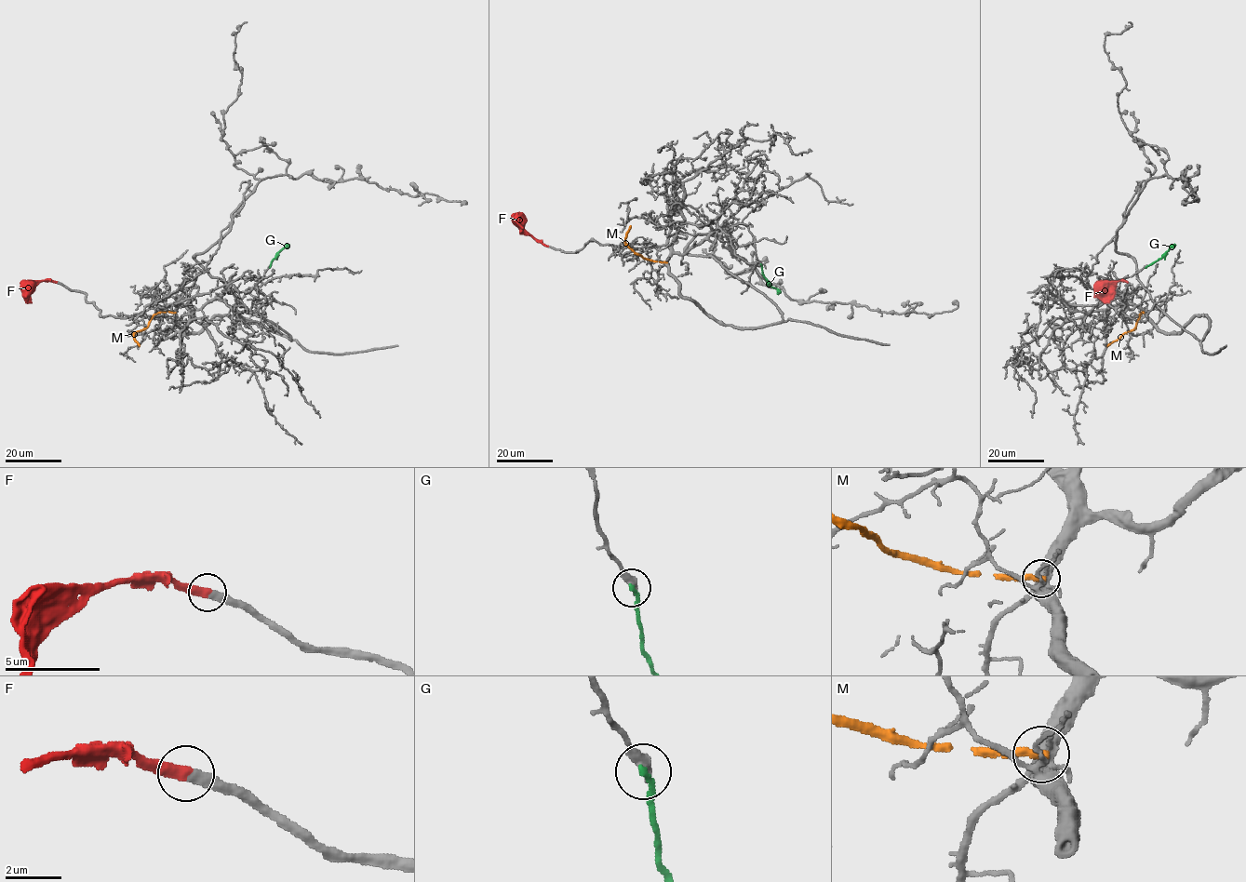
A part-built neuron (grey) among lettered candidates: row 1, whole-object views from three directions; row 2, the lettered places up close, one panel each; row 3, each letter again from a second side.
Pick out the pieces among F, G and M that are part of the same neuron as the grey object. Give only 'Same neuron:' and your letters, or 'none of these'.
Same neuron: F

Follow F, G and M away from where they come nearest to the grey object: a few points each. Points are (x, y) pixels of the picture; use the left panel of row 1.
F: (56, 282), (33, 281), (33, 290), (26, 297)
G: (270, 267), (287, 245)
M: (174, 313), (157, 313), (145, 327), (137, 331), (134, 339), (140, 346)

